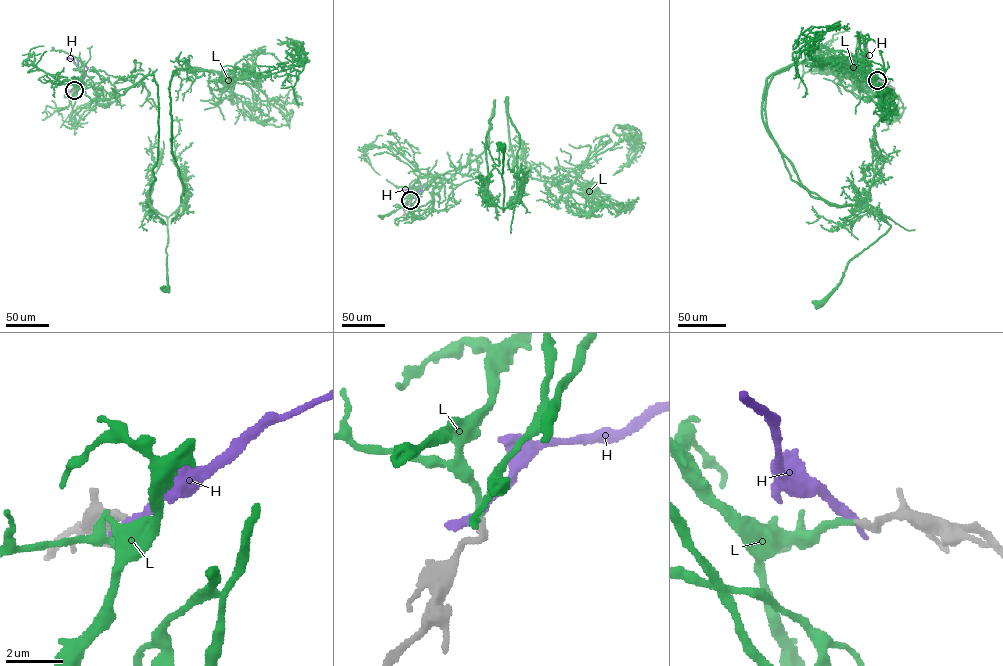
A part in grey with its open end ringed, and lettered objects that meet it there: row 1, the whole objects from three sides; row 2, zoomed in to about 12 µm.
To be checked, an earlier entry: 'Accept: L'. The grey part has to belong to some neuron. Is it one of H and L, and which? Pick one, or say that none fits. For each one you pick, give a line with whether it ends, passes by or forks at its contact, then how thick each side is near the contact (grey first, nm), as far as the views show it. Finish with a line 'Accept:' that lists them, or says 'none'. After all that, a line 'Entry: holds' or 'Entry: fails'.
L: it ends there; 280 nm thick on the grey side, 220 nm on the other
Accept: L
Entry: holds

